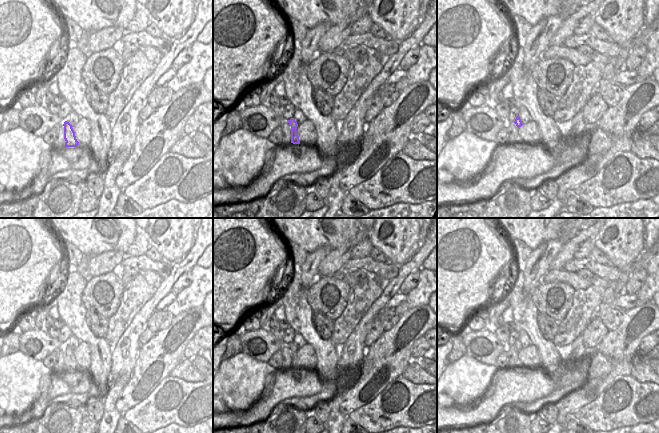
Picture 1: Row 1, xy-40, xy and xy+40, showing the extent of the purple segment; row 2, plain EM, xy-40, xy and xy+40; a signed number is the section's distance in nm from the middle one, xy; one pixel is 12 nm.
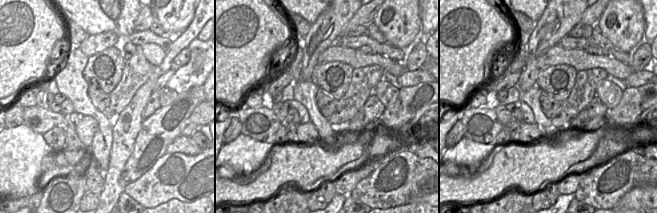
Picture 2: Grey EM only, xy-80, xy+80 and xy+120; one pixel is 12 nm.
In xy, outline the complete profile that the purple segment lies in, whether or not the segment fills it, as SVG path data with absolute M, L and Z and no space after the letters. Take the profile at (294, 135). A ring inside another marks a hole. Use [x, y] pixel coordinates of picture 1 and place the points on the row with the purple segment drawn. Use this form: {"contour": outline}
{"contour": "M291 118L287 122L291 126L291 143L293 143L293 144L300 144L299 136L298 136L298 133L296 131L296 129L298 127L297 122L295 121L294 118Z"}

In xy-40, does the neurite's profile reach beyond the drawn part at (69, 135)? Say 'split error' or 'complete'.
complete

